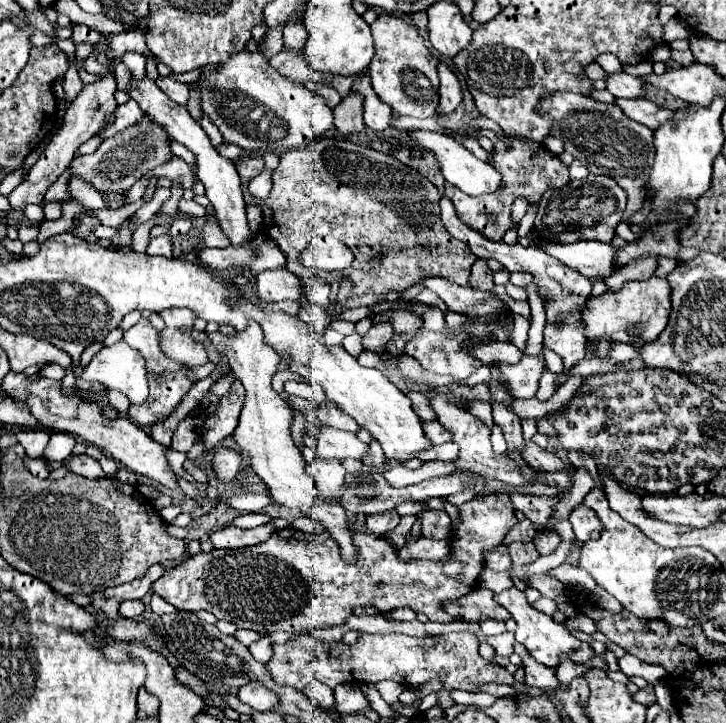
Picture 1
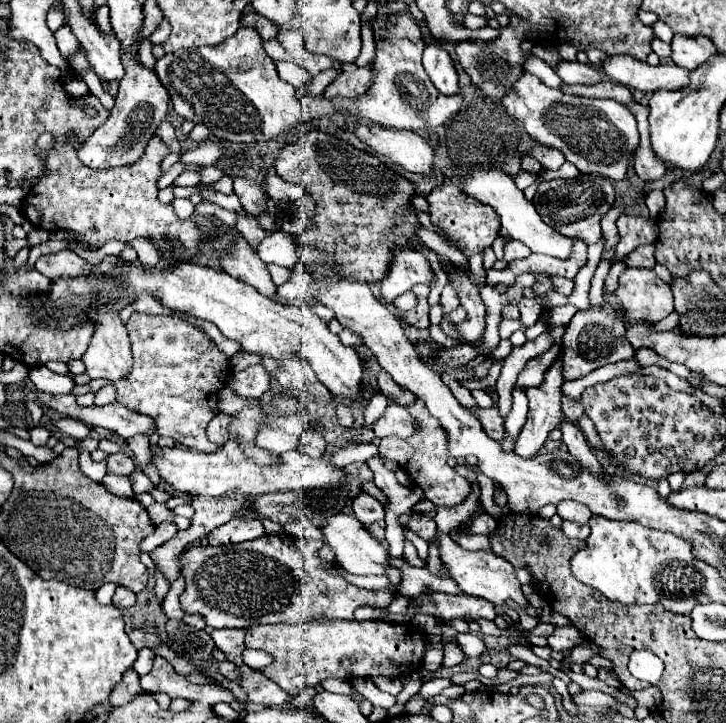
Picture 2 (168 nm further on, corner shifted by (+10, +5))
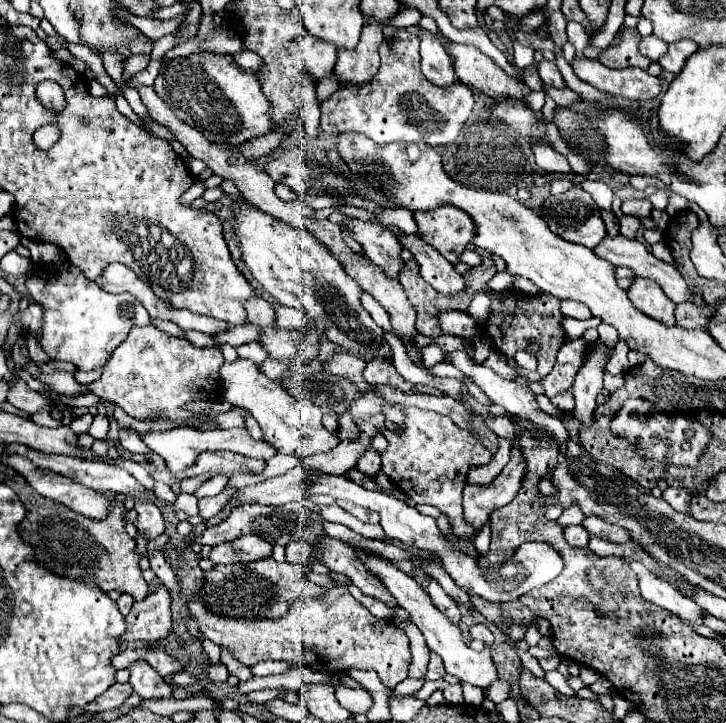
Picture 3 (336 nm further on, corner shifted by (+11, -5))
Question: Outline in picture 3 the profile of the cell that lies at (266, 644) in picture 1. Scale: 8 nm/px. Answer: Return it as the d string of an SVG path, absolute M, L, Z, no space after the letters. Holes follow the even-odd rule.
M262 661L262 663L258 663L258 665L252 665L250 669L252 669L254 675L266 677L266 675L278 675L278 673L290 671L292 665L290 665L290 663L284 663L284 661Z

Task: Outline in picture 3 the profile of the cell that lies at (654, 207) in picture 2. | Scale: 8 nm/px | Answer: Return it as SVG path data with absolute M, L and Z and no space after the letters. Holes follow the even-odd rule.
M640 199L640 201L624 201L622 203L622 213L630 213L636 217L648 217L652 211L652 205L648 199Z

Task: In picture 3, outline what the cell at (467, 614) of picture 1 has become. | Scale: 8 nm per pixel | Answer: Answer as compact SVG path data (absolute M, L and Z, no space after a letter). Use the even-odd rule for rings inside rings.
M482 623L472 627L472 639L480 639L480 641L484 641L484 645L492 645L494 643L492 631L486 625L482 625Z

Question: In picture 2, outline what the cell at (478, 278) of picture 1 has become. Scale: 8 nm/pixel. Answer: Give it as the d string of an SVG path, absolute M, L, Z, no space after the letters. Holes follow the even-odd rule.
M451 283L445 285L445 289L443 289L443 293L441 293L441 303L443 303L443 311L445 311L445 313L449 313L449 311L453 311L453 309L459 307L459 295L457 295L457 291L453 289Z

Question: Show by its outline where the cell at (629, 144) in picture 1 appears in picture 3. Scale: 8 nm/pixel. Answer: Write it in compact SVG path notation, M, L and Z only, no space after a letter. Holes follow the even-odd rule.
M448 41L446 51L452 57L454 71L462 83L476 87L478 91L490 97L512 95L516 99L526 99L530 87L502 71L502 67L498 67L478 47Z

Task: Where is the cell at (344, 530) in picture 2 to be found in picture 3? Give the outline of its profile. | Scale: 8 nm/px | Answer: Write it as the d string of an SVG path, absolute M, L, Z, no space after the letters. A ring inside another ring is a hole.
M358 551L358 555L360 555L360 559L364 561L364 565L366 565L368 569L372 569L372 573L376 573L376 575L380 577L380 581L382 581L382 583L388 587L388 591L396 597L396 601L400 603L400 607L404 607L404 609L410 613L412 623L416 623L416 627L418 627L418 629L422 631L422 635L426 637L426 645L430 647L430 651L438 653L438 655L444 659L446 671L448 671L450 675L456 675L462 683L470 683L470 685L480 687L480 689L488 689L488 687L492 685L492 681L498 679L498 669L496 669L494 659L492 659L492 655L490 655L491 647L489 645L485 646L484 653L472 651L472 649L466 645L460 627L454 625L450 619L446 619L446 615L442 615L442 613L434 607L430 595L428 595L412 577L408 577L404 571L400 571L400 569L398 569L396 565L392 565L392 563L386 563L386 561L376 559L376 557L368 557L368 555L364 555L362 551Z

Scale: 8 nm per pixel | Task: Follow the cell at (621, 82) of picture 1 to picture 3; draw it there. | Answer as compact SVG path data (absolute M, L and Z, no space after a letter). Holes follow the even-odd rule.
M542 59L542 61L538 61L538 65L536 65L536 71L538 71L540 79L542 79L546 85L552 85L552 87L564 87L564 85L566 85L554 61L548 61L548 59Z

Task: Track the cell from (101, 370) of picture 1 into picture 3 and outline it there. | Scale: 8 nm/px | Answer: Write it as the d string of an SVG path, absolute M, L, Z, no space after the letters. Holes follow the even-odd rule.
M70 261L38 265L26 287L34 303L44 309L40 327L40 345L50 359L70 361L80 371L102 369L104 361L110 359L116 345L120 345L134 325L148 325L150 315L142 303L130 293L108 293L94 281L86 279Z

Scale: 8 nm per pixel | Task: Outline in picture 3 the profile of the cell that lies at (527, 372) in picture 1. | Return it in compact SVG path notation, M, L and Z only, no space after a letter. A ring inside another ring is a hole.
M584 339L566 341L560 347L554 371L542 379L542 385L548 397L554 397L556 393L572 387L576 371L580 371L580 367L584 365L586 353L588 353L588 343Z

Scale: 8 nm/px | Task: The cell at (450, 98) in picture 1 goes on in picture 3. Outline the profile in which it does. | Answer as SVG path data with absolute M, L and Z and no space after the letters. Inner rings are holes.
M420 29L420 55L422 73L430 83L448 87L458 81L456 73L452 71L452 61L448 59L448 53L444 51L440 39L428 29Z

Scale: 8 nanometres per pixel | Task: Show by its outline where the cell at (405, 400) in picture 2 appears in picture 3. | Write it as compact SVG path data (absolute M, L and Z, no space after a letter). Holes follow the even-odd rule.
M372 359L366 363L364 367L364 379L372 385L392 385L400 391L414 391L414 385L408 383L402 375L398 375L398 371L394 369L390 359Z

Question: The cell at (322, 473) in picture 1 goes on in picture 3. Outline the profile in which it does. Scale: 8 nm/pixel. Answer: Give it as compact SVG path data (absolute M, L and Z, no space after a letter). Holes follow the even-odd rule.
M238 357L236 361L226 361L220 367L222 395L232 405L244 407L252 413L264 431L264 439L284 455L294 455L298 459L312 457L316 453L328 451L338 445L338 437L322 427L322 411L310 401L298 401L290 397L276 381L270 381L254 361Z

